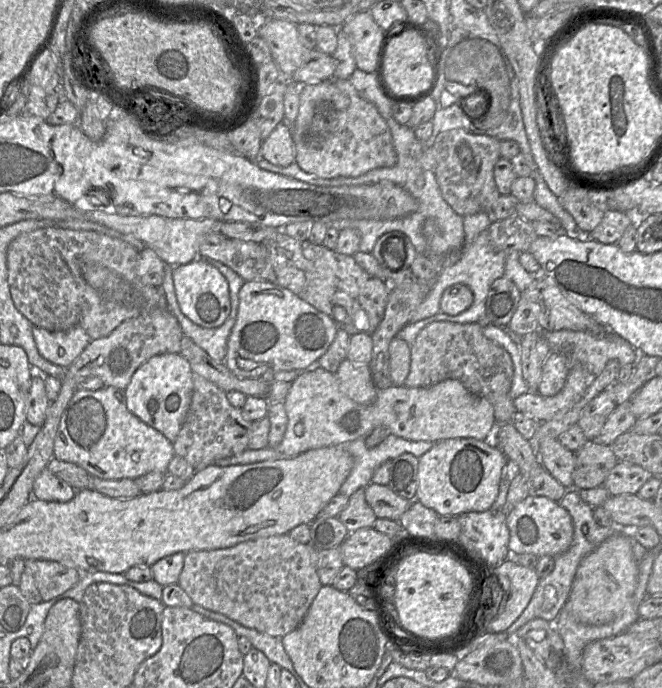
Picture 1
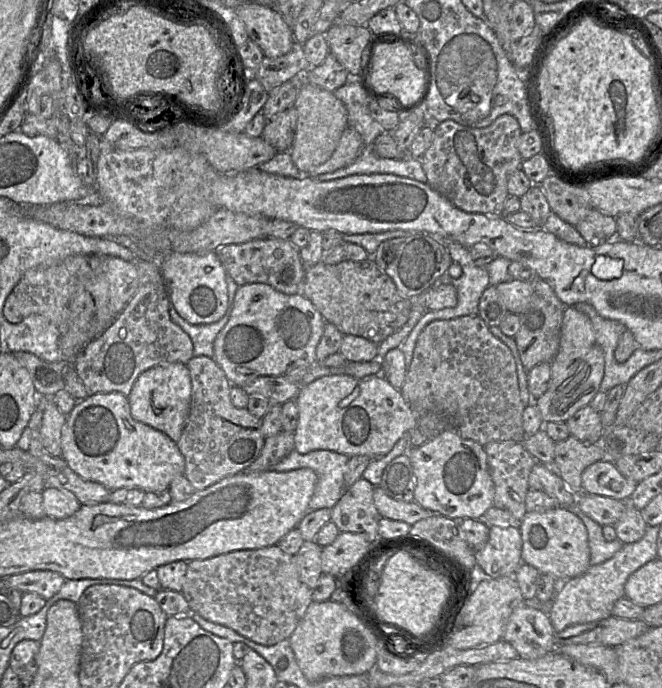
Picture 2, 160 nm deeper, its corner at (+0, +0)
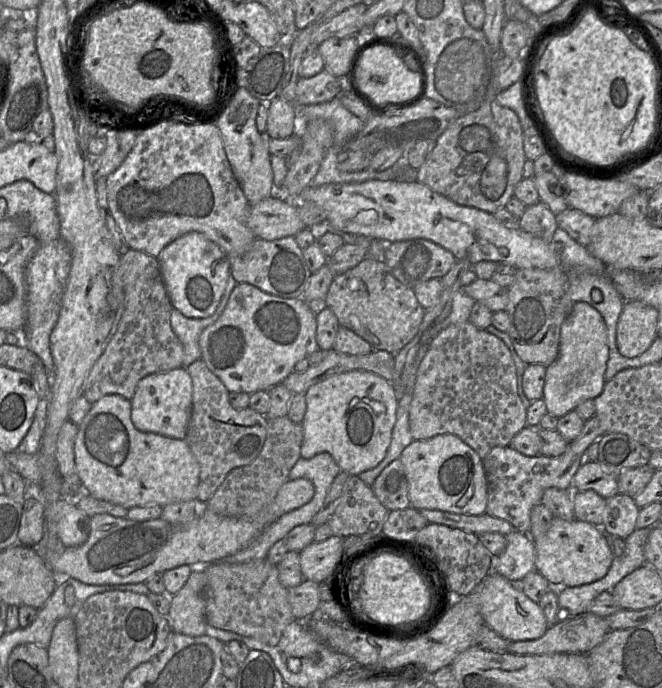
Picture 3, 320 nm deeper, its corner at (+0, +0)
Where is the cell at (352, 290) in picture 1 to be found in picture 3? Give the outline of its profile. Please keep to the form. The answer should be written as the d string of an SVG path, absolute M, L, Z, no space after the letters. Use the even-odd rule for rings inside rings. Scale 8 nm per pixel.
M365 257L353 268L334 276L322 305L334 313L340 326L352 330L368 342L373 350L387 351L392 355L415 337L425 314L425 309L417 301L413 289L399 282L381 259L372 257Z

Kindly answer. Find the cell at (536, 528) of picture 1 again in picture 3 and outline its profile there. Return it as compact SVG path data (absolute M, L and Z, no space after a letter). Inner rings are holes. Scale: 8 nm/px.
M554 517L547 532L534 541L535 569L553 588L589 584L604 577L614 559L607 535L589 522Z

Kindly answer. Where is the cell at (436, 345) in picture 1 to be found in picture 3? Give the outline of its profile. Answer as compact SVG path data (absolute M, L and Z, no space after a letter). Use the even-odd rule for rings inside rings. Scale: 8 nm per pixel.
M469 321L441 330L430 342L418 365L409 406L409 430L413 440L438 434L454 434L483 458L496 446L508 446L525 426L526 408L517 392L516 367L509 349L498 337Z

